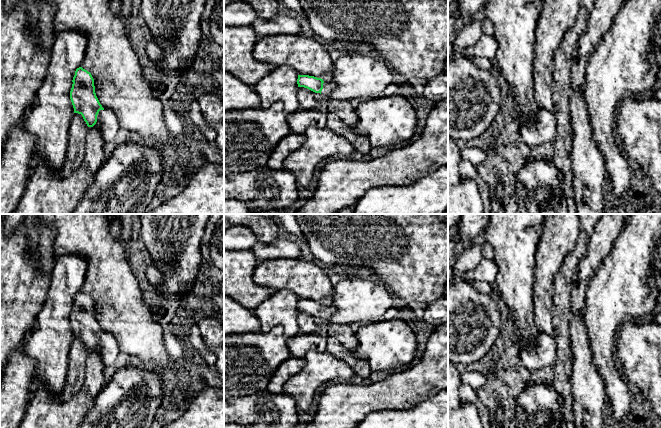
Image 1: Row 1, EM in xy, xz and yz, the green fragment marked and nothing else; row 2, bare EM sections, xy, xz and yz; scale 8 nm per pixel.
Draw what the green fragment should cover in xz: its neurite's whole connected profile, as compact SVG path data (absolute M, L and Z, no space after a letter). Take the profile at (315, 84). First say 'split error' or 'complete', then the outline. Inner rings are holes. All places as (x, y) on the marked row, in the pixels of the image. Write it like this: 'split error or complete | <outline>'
split error | M298 75L297 84L298 87L304 87L325 96L330 96L331 91L336 87L333 81L325 82L321 78L309 75Z

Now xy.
split error | M79 67L72 82L70 99L74 113L81 114L88 127L98 126L104 142L113 141L119 133L120 125L113 112L100 104L91 73Z

